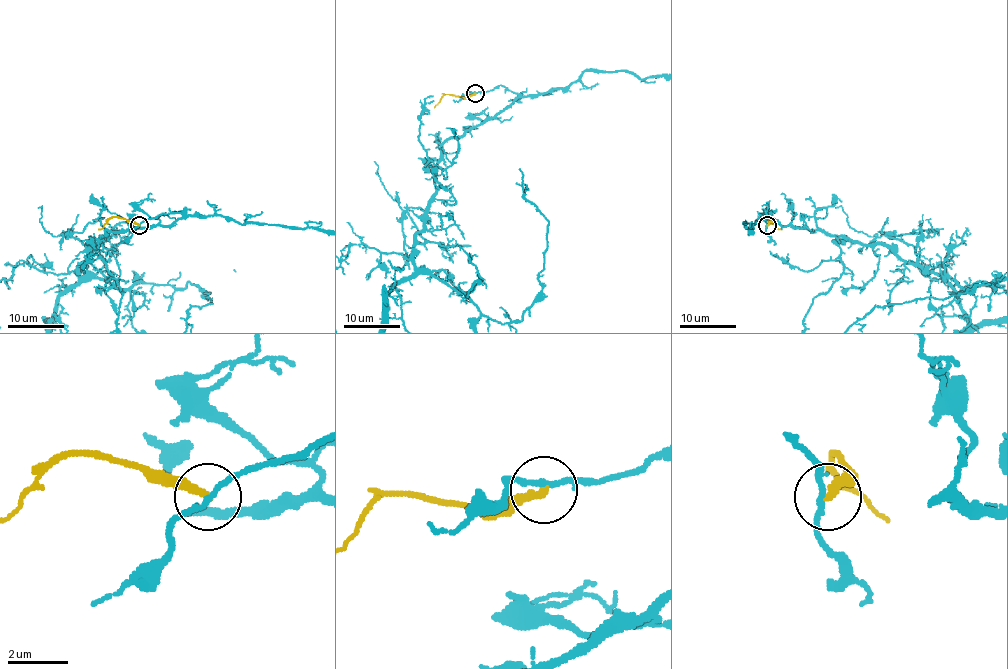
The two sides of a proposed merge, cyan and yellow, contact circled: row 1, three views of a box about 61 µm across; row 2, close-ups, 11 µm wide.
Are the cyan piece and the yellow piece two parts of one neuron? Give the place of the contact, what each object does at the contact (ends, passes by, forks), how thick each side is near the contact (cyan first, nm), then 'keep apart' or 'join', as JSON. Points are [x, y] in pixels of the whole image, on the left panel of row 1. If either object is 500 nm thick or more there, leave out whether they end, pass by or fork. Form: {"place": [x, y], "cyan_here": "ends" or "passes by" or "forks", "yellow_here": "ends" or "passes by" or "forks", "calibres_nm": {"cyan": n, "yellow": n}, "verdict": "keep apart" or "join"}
{"place": [139, 225], "cyan_here": "passes by", "yellow_here": "ends", "calibres_nm": {"cyan": 170, "yellow": 280}, "verdict": "keep apart"}

